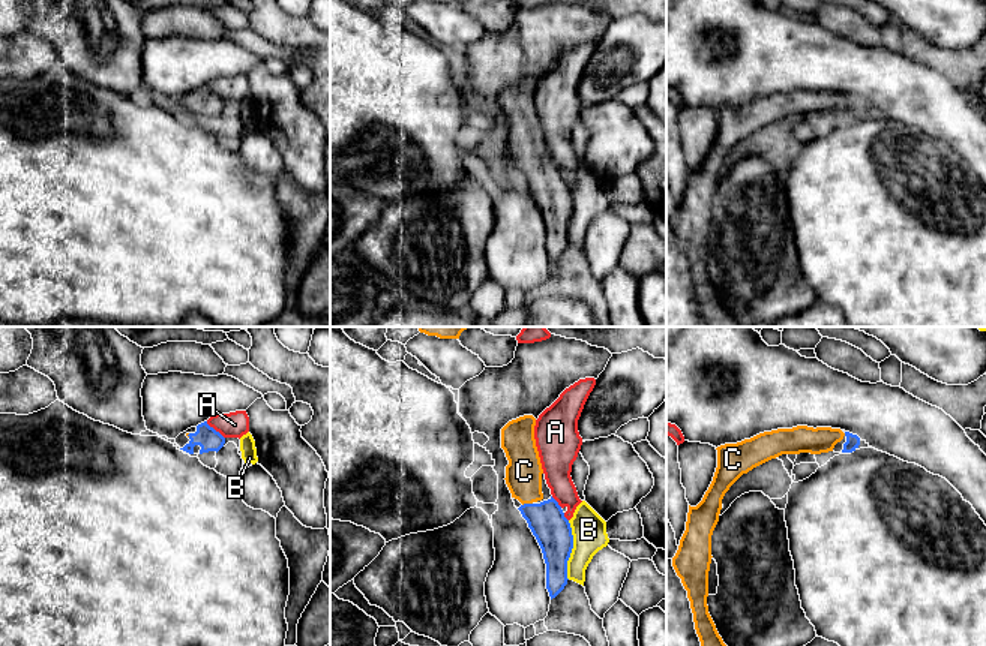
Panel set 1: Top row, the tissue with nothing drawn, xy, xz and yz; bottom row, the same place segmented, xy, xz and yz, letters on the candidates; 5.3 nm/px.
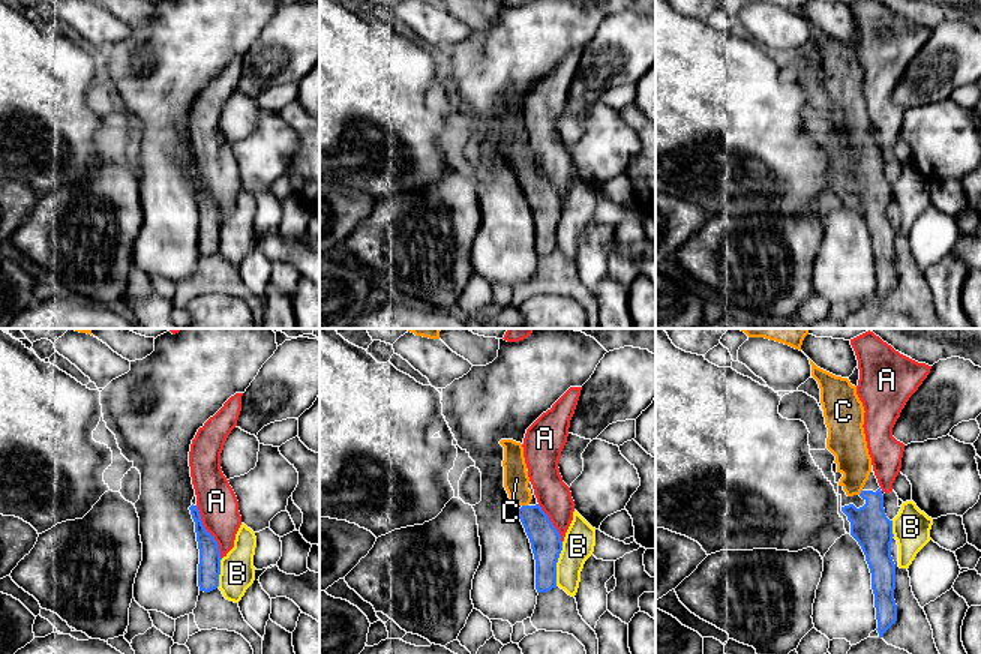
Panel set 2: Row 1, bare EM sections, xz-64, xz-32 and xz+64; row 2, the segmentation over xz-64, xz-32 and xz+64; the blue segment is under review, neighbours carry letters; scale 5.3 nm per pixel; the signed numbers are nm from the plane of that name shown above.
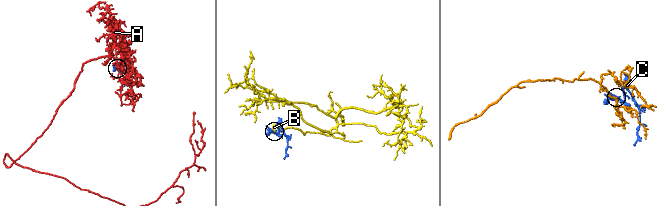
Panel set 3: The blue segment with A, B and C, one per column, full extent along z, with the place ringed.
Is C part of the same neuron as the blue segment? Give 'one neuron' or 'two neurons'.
one neuron

